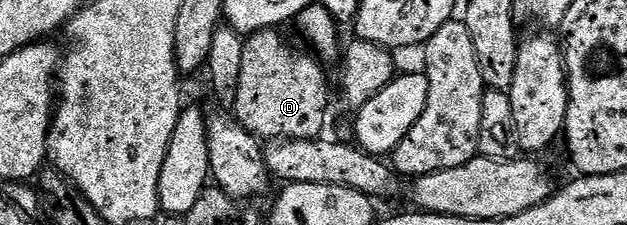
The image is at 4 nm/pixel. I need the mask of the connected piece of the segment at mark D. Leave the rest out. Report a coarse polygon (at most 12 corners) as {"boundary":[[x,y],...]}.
{"boundary":[[278,28],[244,40],[233,116],[260,139],[316,140],[327,73]]}

